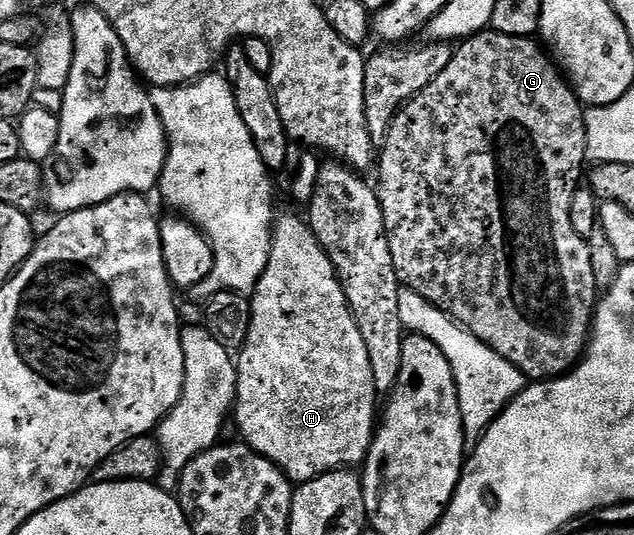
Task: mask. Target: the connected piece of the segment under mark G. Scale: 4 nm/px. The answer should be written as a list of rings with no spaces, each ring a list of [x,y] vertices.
[[[493,30],[467,36],[455,47],[452,62],[448,62],[448,66],[440,70],[440,74],[436,74],[436,78],[432,78],[432,82],[428,82],[420,94],[402,105],[376,160],[376,191],[399,285],[416,290],[420,298],[447,312],[459,326],[468,329],[472,335],[480,338],[480,342],[496,350],[500,358],[512,362],[516,370],[534,382],[569,372],[582,359],[586,345],[590,343],[590,329],[594,327],[594,309],[600,299],[600,289],[592,275],[592,254],[587,237],[572,230],[570,217],[572,198],[584,180],[582,163],[587,163],[587,160],[584,105],[557,63],[547,55],[537,39],[509,36]]]

